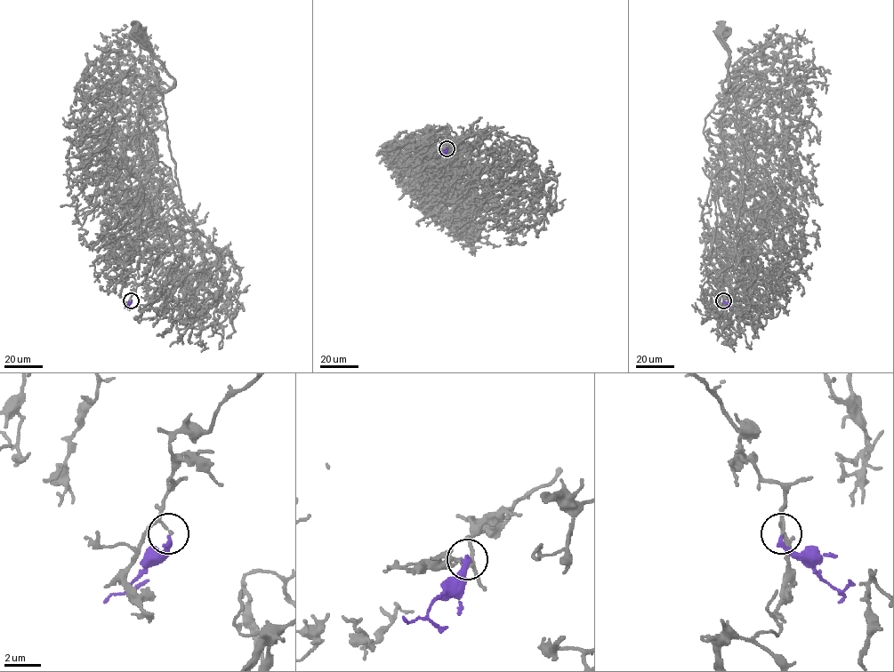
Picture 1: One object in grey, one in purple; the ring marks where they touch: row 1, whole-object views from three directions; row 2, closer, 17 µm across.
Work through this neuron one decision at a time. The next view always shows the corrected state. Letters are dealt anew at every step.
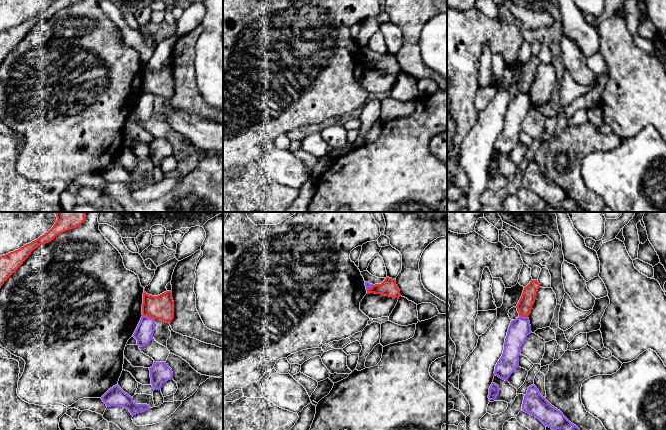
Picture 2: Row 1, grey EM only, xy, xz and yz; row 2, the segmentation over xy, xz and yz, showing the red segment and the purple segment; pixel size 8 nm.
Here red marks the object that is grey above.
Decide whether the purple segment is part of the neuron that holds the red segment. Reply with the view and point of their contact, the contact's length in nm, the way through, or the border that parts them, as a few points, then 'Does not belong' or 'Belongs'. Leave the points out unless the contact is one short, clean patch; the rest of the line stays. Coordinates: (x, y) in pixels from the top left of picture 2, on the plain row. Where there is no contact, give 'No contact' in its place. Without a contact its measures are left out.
Touches red at xy (149, 92). Shared border 100 nm. Boundary: xy (143, 91), (154, 95). Does not belong

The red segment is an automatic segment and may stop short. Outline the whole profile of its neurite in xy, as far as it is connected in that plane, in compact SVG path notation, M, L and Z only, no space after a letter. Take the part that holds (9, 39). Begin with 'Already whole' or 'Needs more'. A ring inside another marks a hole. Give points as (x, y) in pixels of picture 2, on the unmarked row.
Already whole. M54 0L48 8L40 12L37 16L24 21L18 26L0 32L0 64L38 22L49 19L57 11L80 1L81 0Z

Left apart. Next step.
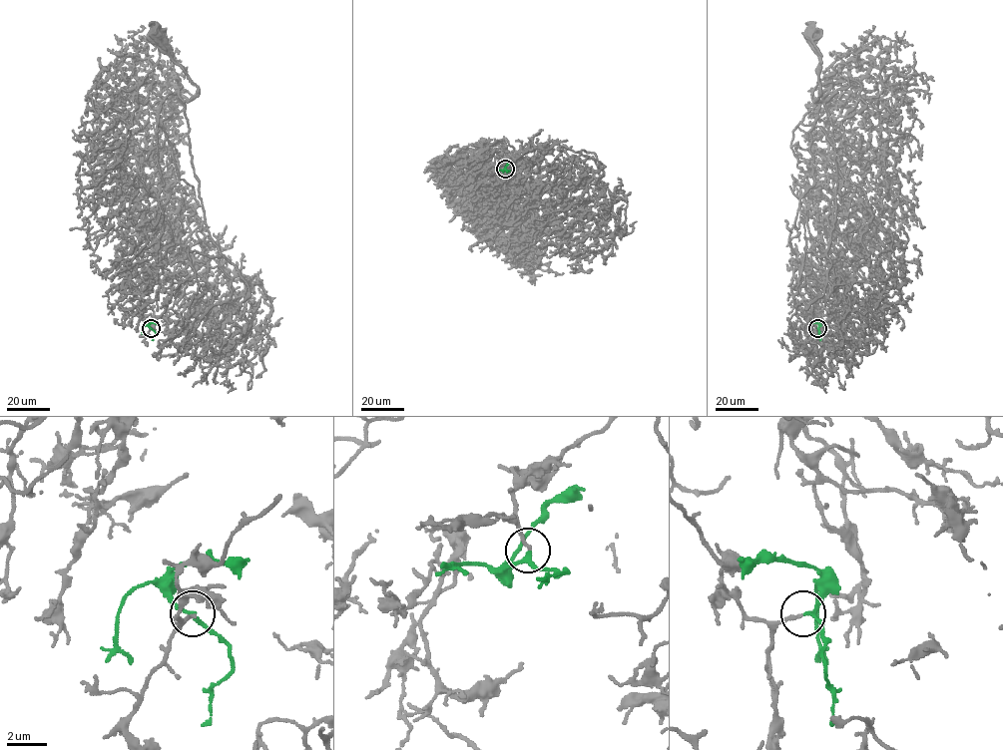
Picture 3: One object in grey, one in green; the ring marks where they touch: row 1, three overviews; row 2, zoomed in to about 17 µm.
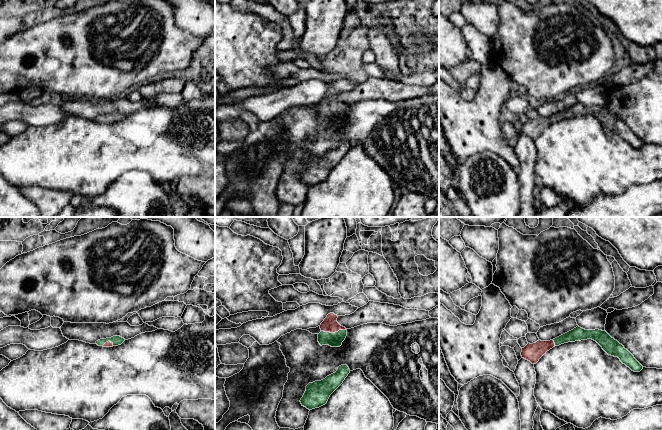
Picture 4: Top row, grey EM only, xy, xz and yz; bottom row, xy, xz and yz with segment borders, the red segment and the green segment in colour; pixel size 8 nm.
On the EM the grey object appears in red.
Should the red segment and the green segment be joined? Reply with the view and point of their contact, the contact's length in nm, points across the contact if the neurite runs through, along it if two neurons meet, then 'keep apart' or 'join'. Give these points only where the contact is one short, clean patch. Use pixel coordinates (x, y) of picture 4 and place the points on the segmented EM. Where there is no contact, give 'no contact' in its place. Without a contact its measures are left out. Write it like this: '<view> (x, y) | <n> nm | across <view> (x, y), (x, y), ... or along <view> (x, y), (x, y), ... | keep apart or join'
xz (333, 332) | 200 nm | across xz (330, 324), (333, 332), (335, 339) | join

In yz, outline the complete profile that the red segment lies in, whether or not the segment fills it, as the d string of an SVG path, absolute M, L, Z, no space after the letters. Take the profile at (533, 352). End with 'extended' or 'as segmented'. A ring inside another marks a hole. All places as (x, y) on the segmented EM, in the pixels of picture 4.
M579 326L550 341L539 340L533 344L528 343L522 348L521 356L532 364L536 364L547 351L555 346L587 339L596 341L608 355L618 357L632 371L640 372L643 369L643 366L634 356L606 331L599 329L585 330Z | extended

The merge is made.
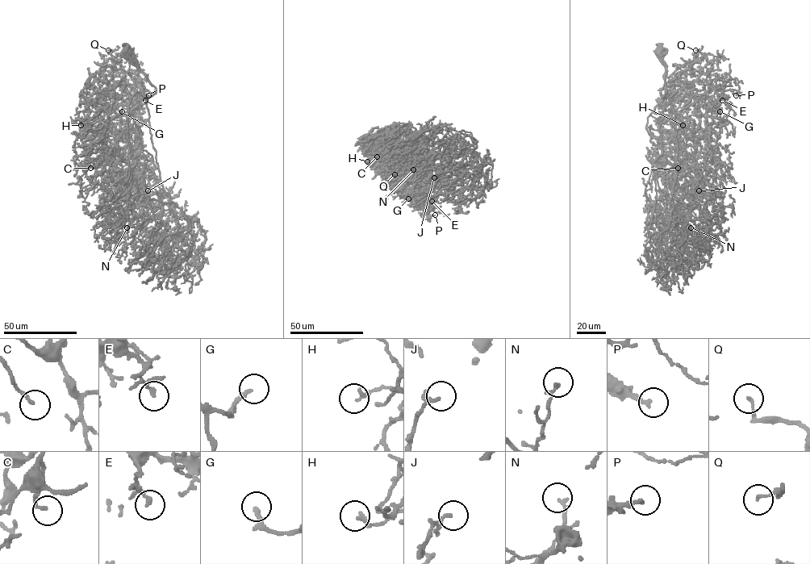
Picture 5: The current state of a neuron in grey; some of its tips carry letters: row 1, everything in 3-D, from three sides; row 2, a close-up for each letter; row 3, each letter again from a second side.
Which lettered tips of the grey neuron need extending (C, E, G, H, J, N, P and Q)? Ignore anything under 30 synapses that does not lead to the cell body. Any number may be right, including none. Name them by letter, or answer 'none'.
G

